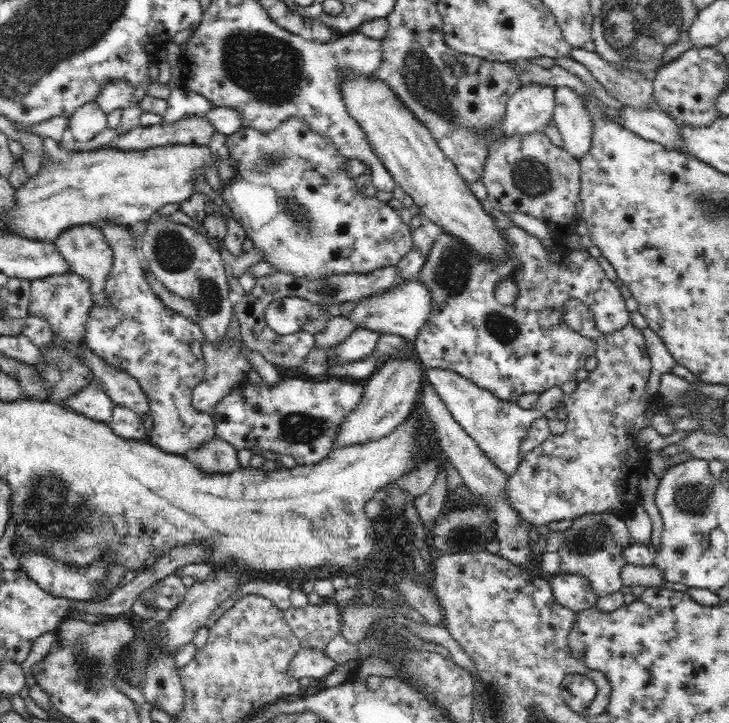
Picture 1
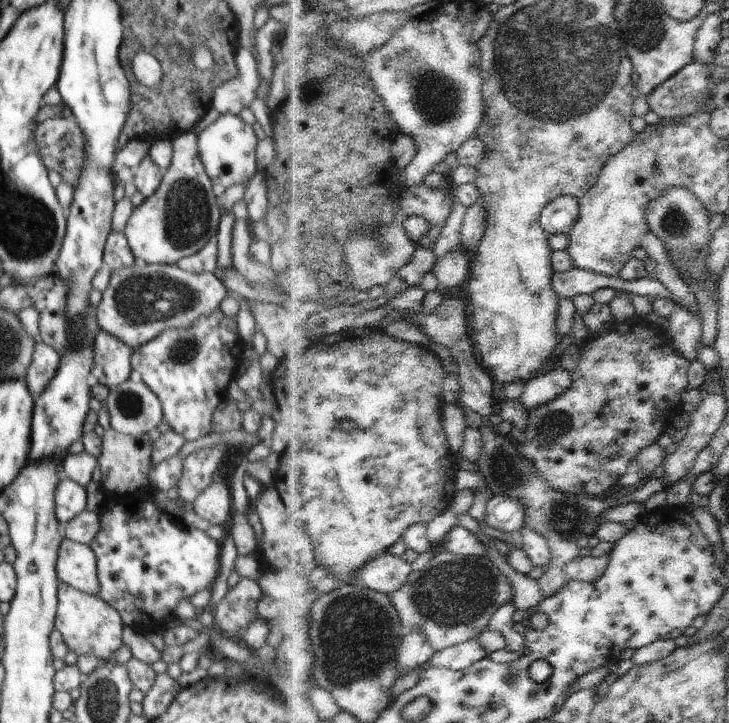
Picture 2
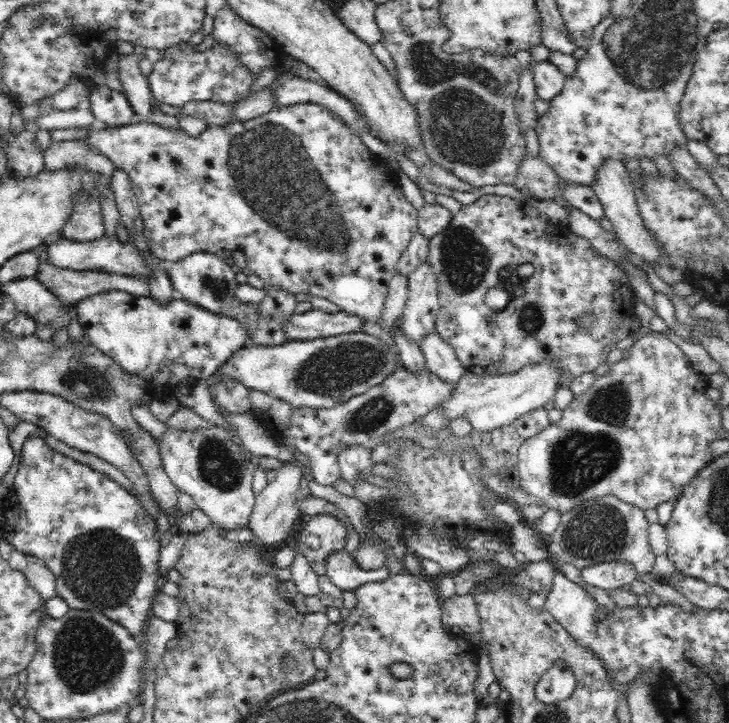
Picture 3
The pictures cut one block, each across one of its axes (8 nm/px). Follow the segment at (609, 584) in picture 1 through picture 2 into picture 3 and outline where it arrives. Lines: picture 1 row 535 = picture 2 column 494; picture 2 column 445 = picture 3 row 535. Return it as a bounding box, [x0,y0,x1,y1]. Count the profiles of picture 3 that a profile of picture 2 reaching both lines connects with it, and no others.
[546,494,656,580]

